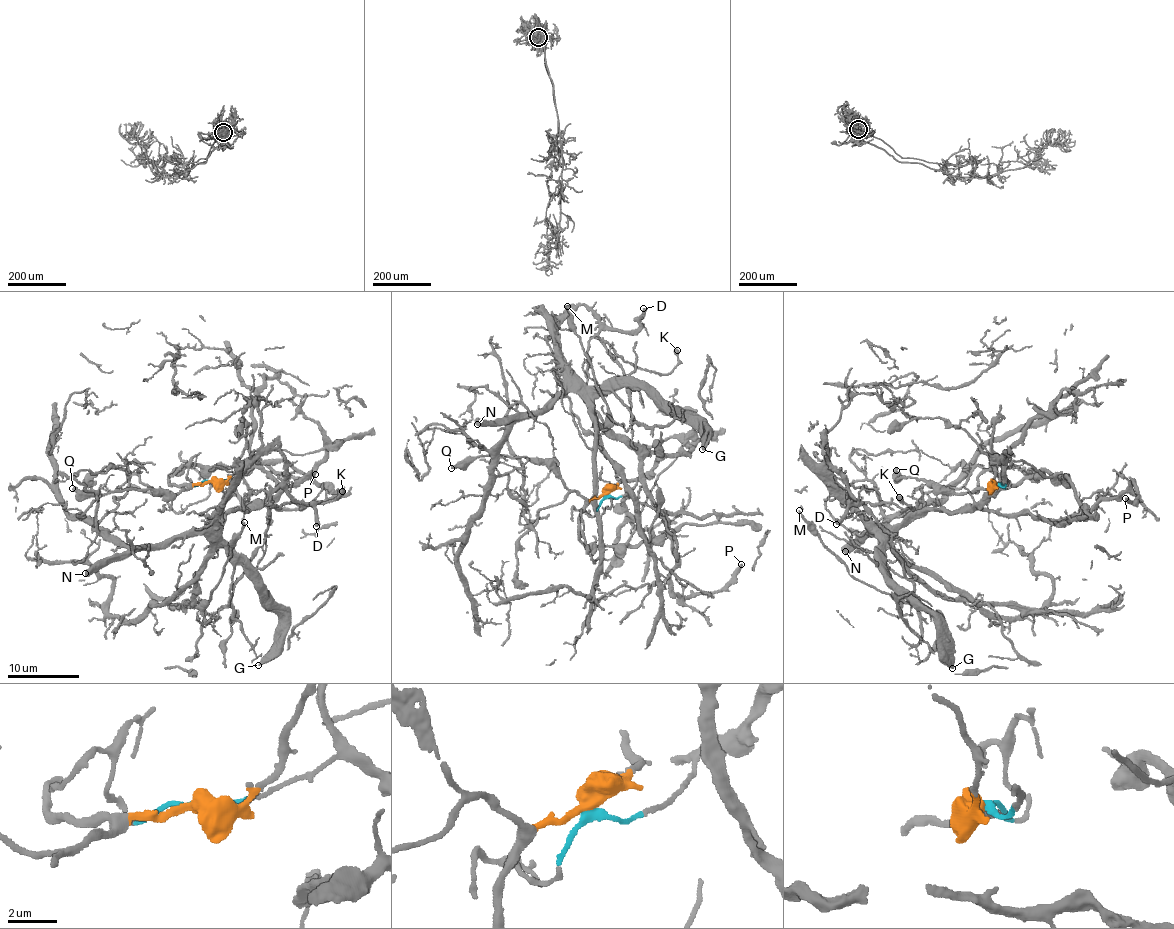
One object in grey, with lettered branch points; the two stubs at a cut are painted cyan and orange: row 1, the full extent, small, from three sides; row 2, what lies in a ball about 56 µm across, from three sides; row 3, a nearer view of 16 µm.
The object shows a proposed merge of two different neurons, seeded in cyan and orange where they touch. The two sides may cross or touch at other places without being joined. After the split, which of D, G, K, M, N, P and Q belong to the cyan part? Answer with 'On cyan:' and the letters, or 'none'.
On cyan: D, G, K, M, N, P

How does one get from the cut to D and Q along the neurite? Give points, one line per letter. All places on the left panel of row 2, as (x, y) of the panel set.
D: (211, 481), (256, 467), (278, 490), (227, 511), (216, 532), (238, 475), (272, 450), (316, 526)
Q: (212, 482), (188, 486), (166, 498), (162, 490), (148, 488), (91, 494), (81, 494), (72, 489)

